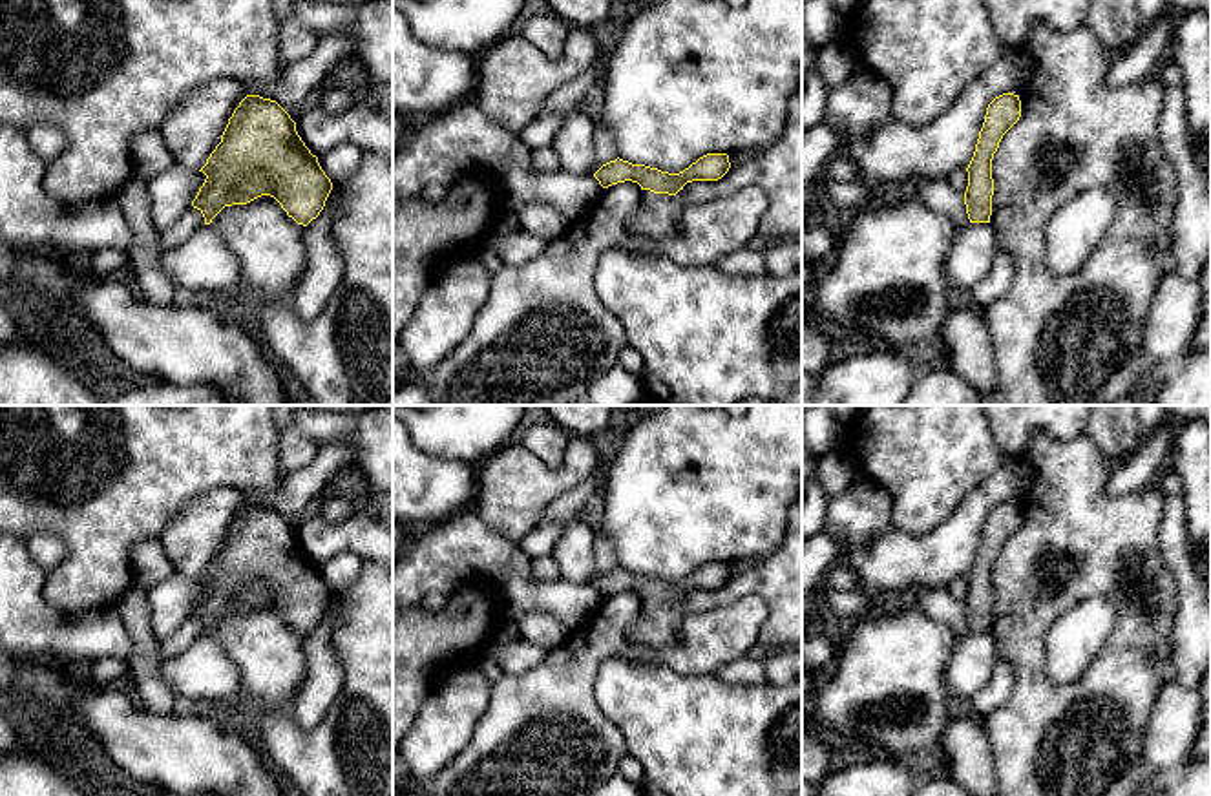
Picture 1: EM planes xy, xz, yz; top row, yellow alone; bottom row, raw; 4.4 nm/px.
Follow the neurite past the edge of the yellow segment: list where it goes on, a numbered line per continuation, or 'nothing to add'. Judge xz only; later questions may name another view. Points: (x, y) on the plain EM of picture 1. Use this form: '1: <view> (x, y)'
1: xz (658, 625)

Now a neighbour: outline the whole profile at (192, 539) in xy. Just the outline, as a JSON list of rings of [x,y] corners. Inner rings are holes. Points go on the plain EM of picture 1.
[[[228,486],[184,502],[161,535],[163,550],[175,573],[199,581],[247,504],[243,493]]]

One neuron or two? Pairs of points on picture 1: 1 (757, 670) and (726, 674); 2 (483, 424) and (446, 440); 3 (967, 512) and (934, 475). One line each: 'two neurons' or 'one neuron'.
1: one neuron
2: one neuron
3: two neurons

